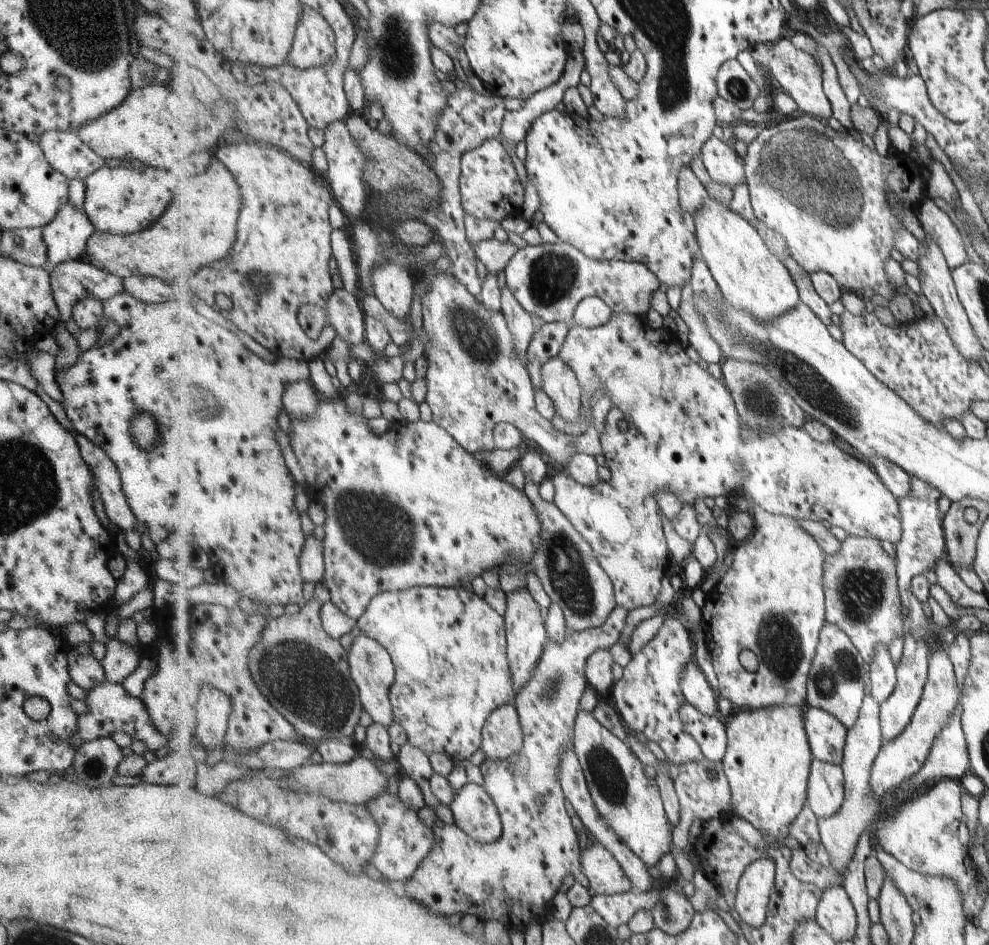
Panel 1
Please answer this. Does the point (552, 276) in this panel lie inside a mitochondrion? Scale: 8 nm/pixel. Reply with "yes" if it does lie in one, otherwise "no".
yes

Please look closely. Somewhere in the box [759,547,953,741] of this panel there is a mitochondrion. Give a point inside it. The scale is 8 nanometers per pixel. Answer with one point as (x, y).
(860, 591)

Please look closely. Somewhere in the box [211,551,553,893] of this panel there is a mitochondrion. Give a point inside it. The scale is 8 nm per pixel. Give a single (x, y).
(324, 699)

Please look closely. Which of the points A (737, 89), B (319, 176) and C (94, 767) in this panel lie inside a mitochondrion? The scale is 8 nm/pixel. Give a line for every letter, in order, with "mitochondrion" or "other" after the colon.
A: mitochondrion
B: other
C: mitochondrion

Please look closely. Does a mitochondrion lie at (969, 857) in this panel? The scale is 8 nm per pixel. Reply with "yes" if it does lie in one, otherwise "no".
no

